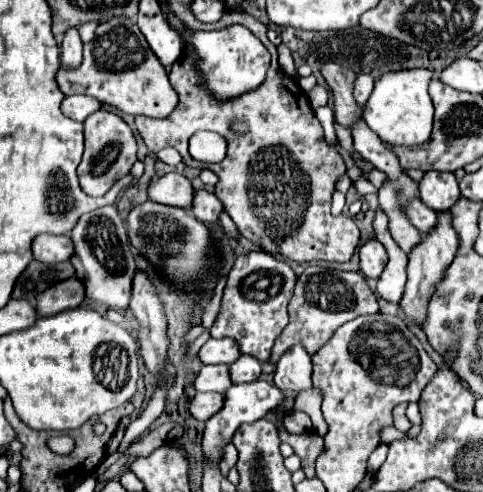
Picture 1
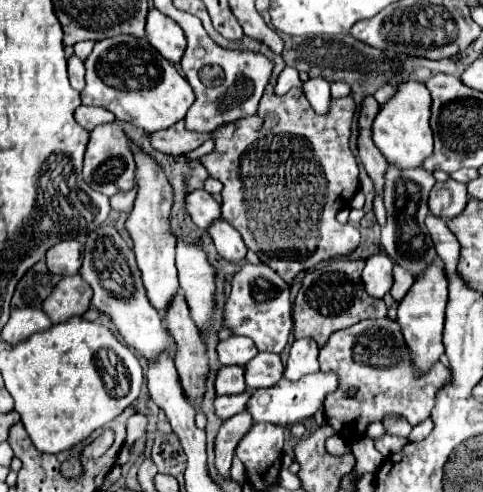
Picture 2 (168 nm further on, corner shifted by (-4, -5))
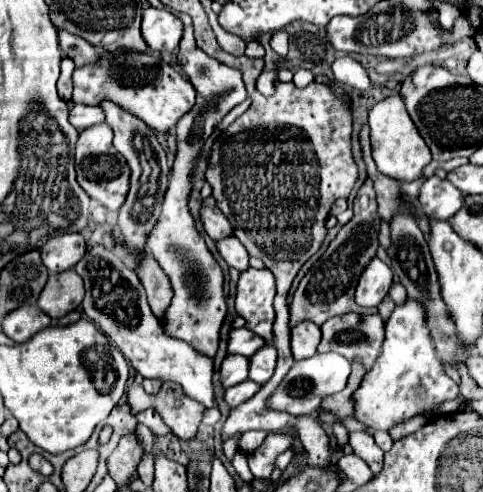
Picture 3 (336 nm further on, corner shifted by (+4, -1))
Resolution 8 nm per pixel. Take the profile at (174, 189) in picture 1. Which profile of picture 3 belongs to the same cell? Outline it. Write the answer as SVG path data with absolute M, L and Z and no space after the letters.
M204 205L202 211L200 211L200 217L202 217L202 223L204 223L206 233L214 241L220 241L220 239L226 239L226 237L232 237L234 235L228 217L224 217L224 213L218 207L206 207Z

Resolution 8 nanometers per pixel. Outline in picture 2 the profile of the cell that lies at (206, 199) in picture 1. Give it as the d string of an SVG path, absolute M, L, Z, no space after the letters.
M224 219L216 221L216 225L208 227L208 233L214 239L218 253L224 259L240 261L246 255L246 245L244 245L240 233L232 225L228 225L228 221L224 221Z

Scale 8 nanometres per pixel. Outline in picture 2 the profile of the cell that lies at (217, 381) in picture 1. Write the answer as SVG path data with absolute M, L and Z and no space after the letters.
M232 365L232 367L220 367L214 381L216 395L238 395L246 391L244 383L244 367Z

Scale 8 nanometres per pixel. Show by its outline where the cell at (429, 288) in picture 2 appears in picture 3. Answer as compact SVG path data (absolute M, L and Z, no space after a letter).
M418 301L398 305L386 321L386 337L376 365L364 375L360 387L352 393L354 419L370 431L390 431L394 425L422 415L446 399L460 395L458 385L444 373L432 339L424 323L424 307Z

